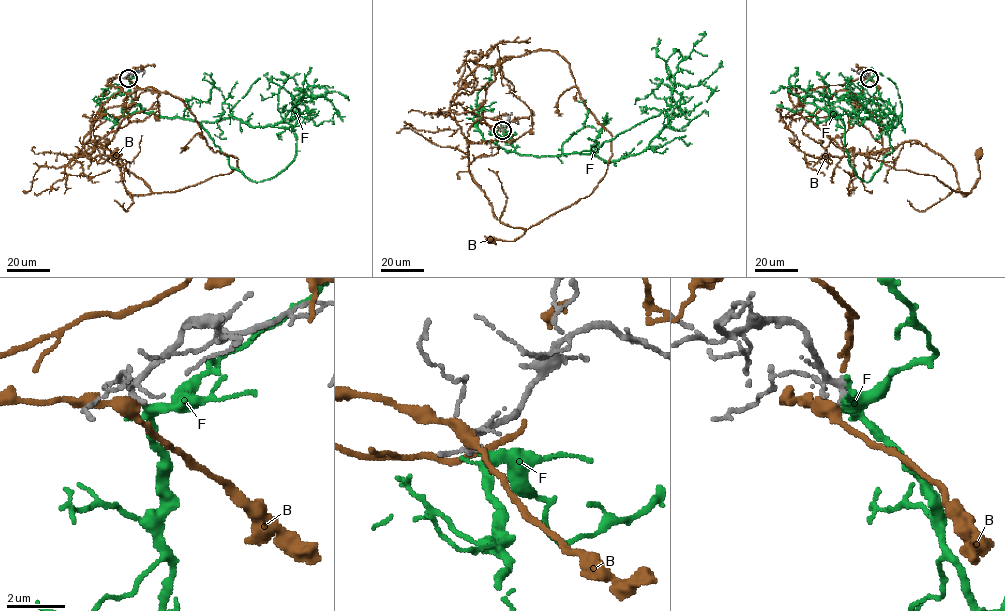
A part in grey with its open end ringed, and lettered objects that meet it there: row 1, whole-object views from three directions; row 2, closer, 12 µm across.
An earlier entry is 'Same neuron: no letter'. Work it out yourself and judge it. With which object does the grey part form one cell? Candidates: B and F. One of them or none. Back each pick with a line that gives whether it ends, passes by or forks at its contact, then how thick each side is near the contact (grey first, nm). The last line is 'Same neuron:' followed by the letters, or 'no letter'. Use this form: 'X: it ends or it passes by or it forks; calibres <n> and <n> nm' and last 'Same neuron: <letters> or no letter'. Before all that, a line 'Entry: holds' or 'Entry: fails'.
Entry: fails
F: it passes by; calibres 160 and 320 nm
Same neuron: F

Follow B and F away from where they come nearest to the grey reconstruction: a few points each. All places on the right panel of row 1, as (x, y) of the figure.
B: (869, 78), (798, 94), (783, 118), (798, 149), (839, 157), (914, 140), (951, 164), (964, 195), (980, 153)
F: (869, 78), (895, 116), (892, 151), (868, 181), (849, 163), (845, 129), (830, 109), (823, 77), (829, 84)

